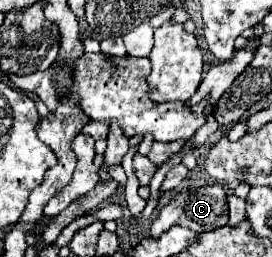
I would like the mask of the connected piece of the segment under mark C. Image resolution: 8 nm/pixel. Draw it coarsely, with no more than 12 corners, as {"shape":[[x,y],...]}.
{"shape":[[222,186],[182,190],[150,228],[208,232],[228,224]]}

